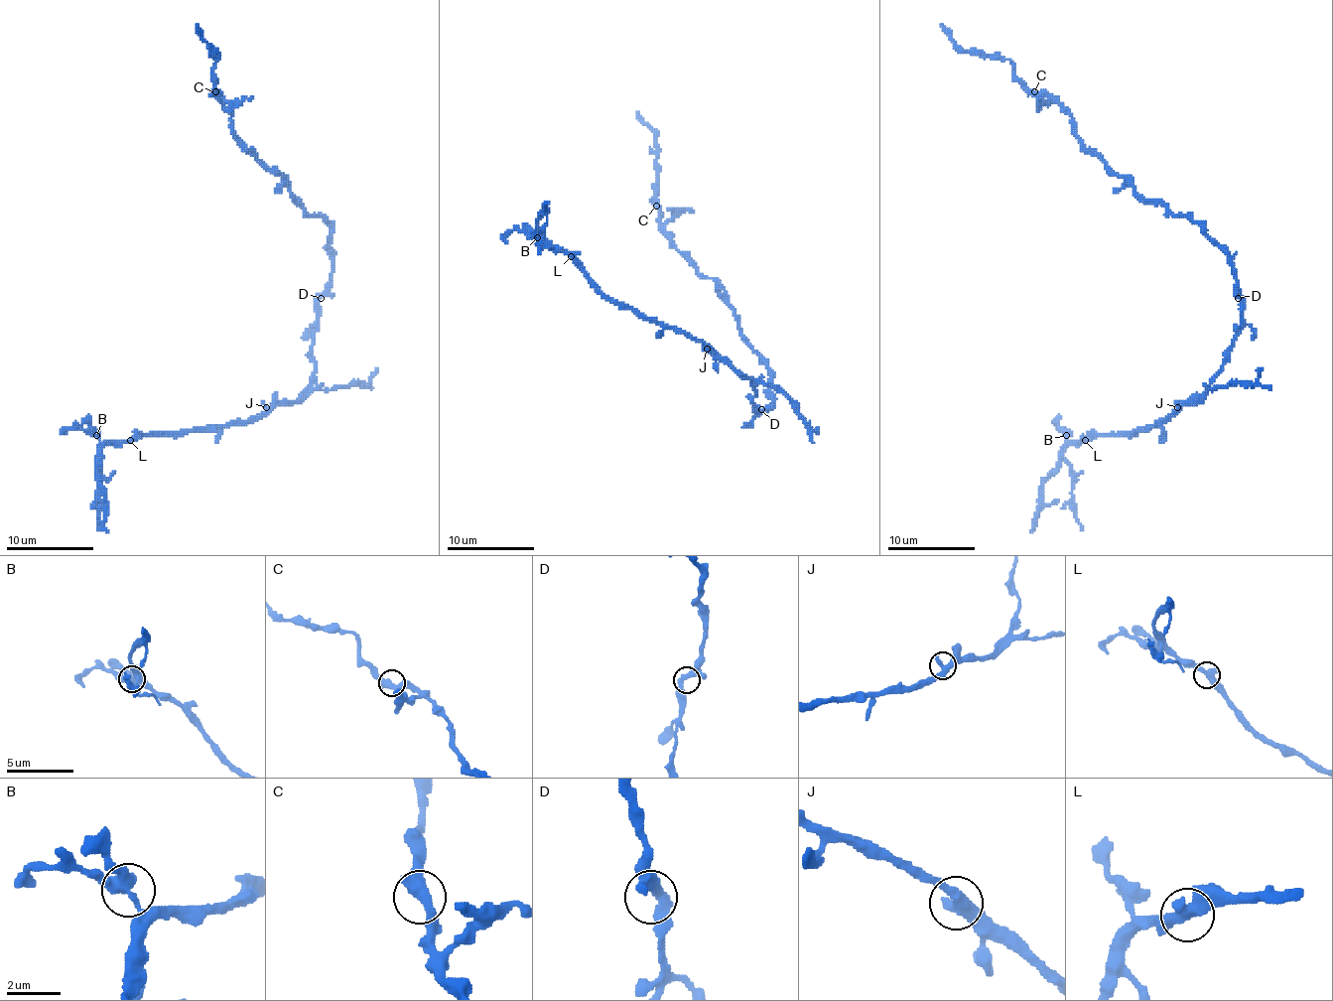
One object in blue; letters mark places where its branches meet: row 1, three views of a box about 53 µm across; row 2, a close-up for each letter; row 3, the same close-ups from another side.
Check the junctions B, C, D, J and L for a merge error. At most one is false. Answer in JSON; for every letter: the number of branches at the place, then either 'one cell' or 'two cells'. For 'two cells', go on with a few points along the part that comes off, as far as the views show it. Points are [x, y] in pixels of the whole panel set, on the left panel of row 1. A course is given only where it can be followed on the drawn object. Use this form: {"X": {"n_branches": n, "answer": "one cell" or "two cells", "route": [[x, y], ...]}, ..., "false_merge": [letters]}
{"B": {"n_branches": 2, "answer": "one cell"}, "C": {"n_branches": 2, "answer": "one cell"}, "D": {"n_branches": 2, "answer": "one cell"}, "J": {"n_branches": 2, "answer": "one cell"}, "L": {"n_branches": 2, "answer": "one cell"}, "false_merge": []}

